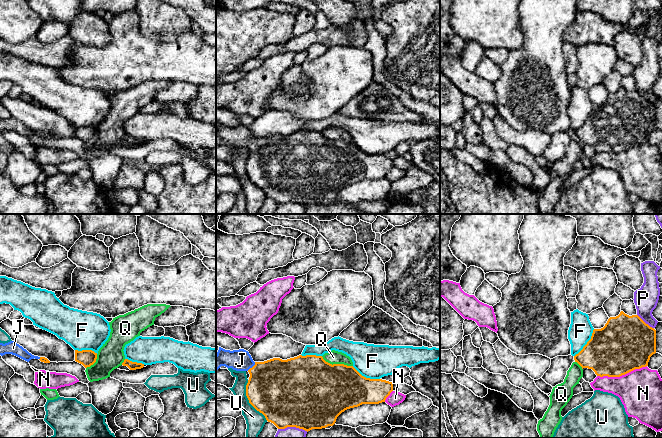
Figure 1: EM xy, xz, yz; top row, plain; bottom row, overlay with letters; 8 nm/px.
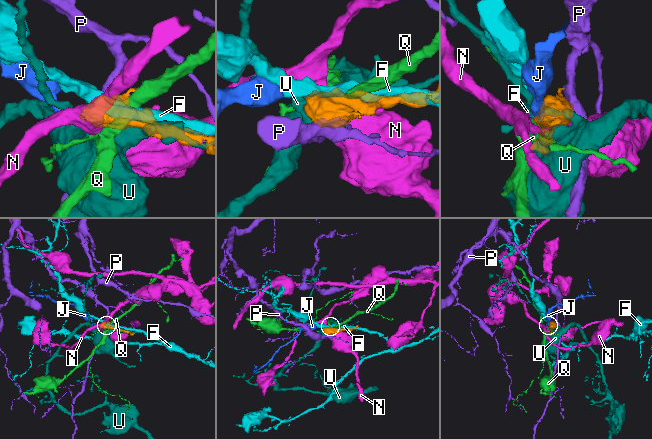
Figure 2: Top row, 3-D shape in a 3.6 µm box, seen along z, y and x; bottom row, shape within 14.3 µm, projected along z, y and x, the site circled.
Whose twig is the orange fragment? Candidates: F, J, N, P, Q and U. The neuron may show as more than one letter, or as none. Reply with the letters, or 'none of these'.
J

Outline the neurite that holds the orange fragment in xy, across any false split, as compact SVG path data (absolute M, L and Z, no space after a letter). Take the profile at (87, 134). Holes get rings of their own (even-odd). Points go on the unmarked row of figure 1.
M75 126L75 137L82 140L85 144L90 143L96 138L97 129L92 126Z

